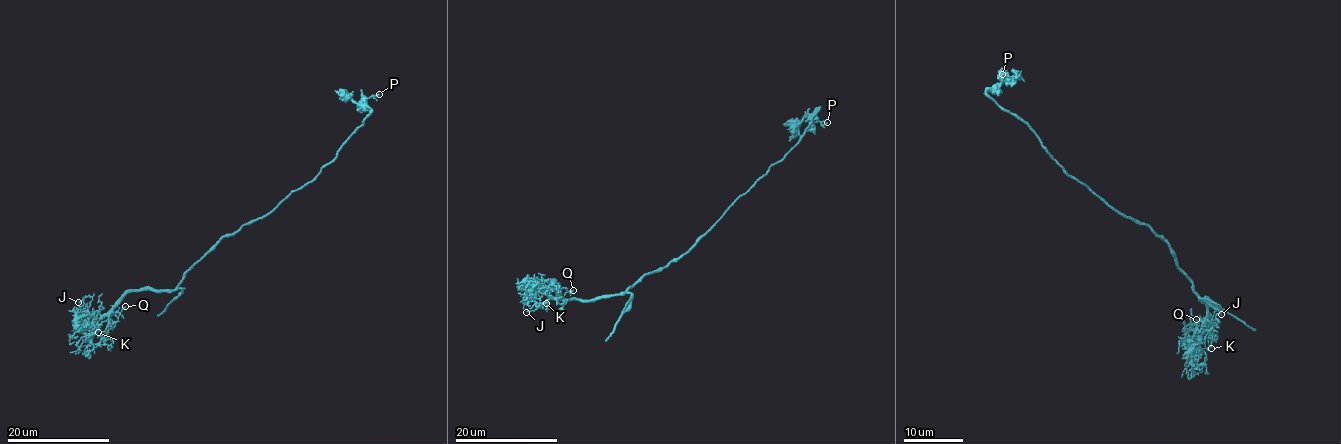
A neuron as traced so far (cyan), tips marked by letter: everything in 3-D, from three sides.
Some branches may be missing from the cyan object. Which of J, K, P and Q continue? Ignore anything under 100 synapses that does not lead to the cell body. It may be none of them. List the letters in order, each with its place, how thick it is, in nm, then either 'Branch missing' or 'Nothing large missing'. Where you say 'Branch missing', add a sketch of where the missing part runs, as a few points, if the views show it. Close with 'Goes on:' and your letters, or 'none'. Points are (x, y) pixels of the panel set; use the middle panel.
J: Place: (526, 312). Thickness 120 nm. Nothing large missing
K: Place: (546, 303). Thickness 110 nm. Nothing large missing
P: Place: (827, 122). Thickness 160 nm. Nothing large missing
Q: Place: (573, 290). Thickness 130 nm. Nothing large missing
Goes on: none

